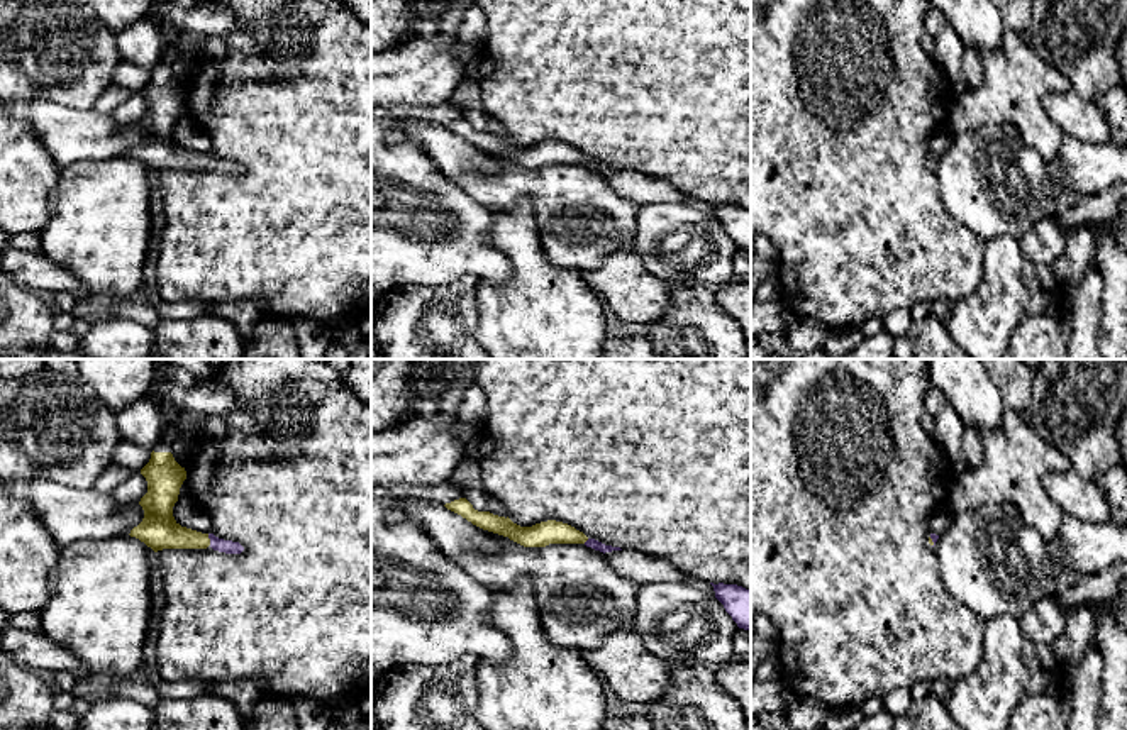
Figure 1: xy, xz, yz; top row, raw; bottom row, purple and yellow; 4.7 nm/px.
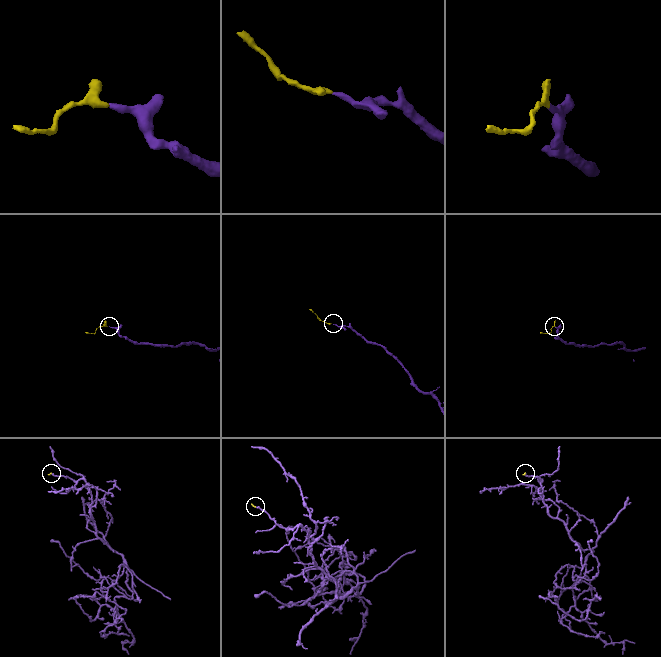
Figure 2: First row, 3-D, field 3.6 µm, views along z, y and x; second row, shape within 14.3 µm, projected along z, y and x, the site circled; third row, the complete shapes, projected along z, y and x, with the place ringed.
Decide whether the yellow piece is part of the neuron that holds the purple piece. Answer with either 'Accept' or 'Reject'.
Accept

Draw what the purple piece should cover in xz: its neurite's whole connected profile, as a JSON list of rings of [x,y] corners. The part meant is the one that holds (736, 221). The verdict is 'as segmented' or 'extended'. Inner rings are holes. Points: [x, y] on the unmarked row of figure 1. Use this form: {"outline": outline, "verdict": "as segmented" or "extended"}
{"outline": [[[713,205],[715,218],[724,225],[739,249],[751,251],[751,210],[737,205]]], "verdict": "as segmented"}

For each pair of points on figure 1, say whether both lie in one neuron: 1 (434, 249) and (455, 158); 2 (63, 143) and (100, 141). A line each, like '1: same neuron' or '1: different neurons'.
1: different neurons
2: same neuron

